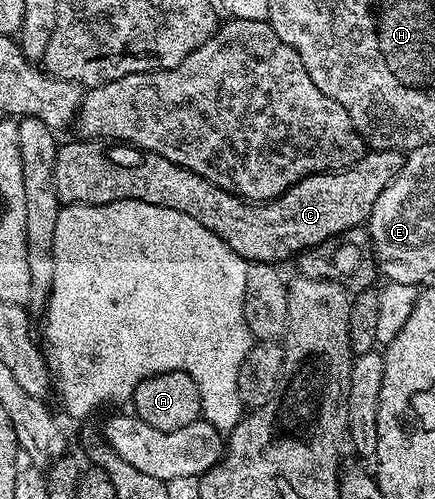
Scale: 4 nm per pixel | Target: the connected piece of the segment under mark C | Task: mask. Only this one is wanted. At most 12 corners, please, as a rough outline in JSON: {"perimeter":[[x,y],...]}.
{"perimeter":[[77,138],[62,205],[179,210],[246,262],[276,265],[364,225],[405,156],[250,202],[132,144]]}

